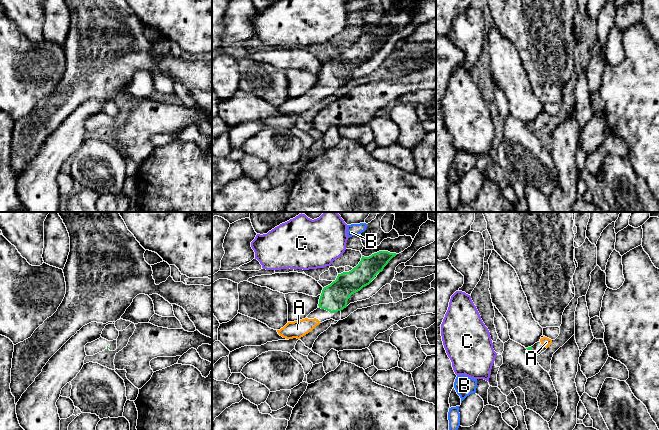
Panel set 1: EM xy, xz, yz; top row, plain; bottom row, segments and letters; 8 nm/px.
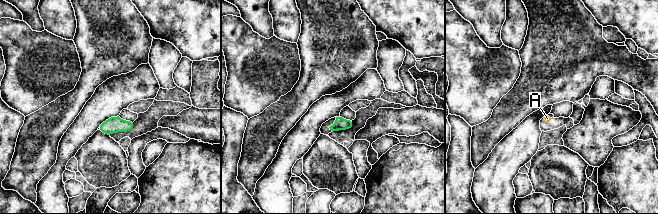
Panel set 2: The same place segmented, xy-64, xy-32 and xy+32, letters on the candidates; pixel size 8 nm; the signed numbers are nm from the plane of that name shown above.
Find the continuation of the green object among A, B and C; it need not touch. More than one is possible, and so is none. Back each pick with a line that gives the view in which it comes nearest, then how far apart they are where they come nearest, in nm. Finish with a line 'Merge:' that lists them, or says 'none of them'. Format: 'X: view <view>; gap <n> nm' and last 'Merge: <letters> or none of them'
A: view yz; gap 80 nm
Merge: A

